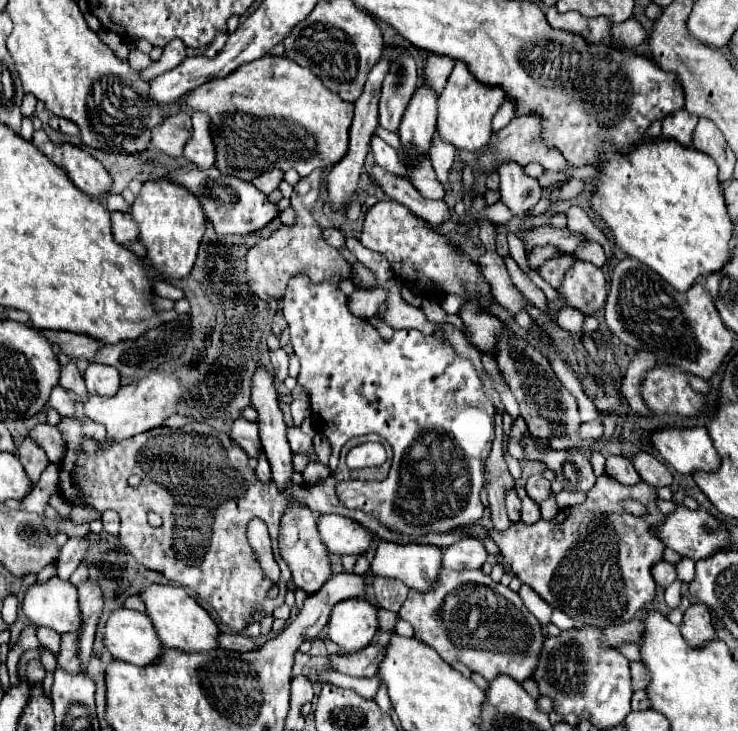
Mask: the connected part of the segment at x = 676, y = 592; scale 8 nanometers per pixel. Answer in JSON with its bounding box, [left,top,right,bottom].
[666,582,680,608]

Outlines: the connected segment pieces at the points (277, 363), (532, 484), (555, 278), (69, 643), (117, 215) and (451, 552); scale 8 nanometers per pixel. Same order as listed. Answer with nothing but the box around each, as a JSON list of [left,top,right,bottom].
[[270,348,288,380],[526,474,550,504],[538,254,574,288],[58,634,82,672],[112,212,138,244],[442,538,488,570]]

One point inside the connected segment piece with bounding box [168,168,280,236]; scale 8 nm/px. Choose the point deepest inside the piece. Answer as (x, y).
(234, 207)

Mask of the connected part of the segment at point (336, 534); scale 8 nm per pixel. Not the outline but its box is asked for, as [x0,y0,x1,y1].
[318,514,374,554]

